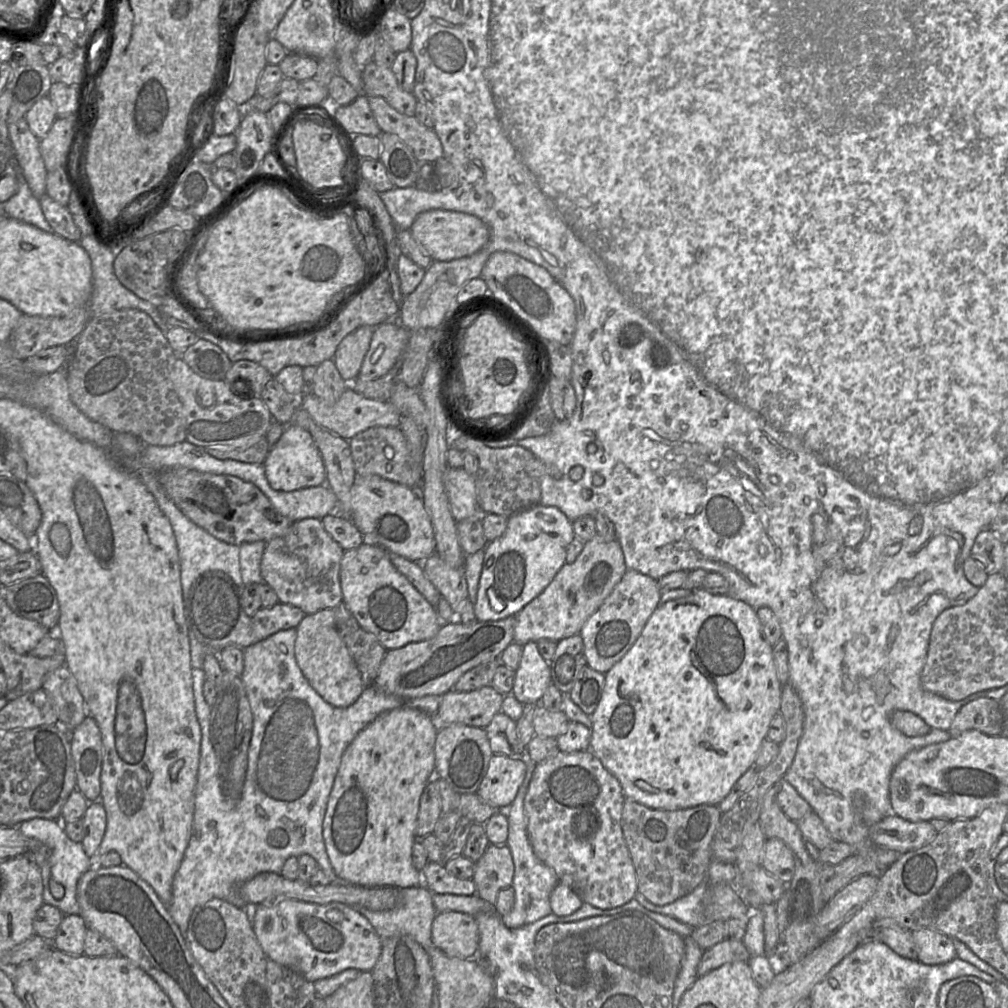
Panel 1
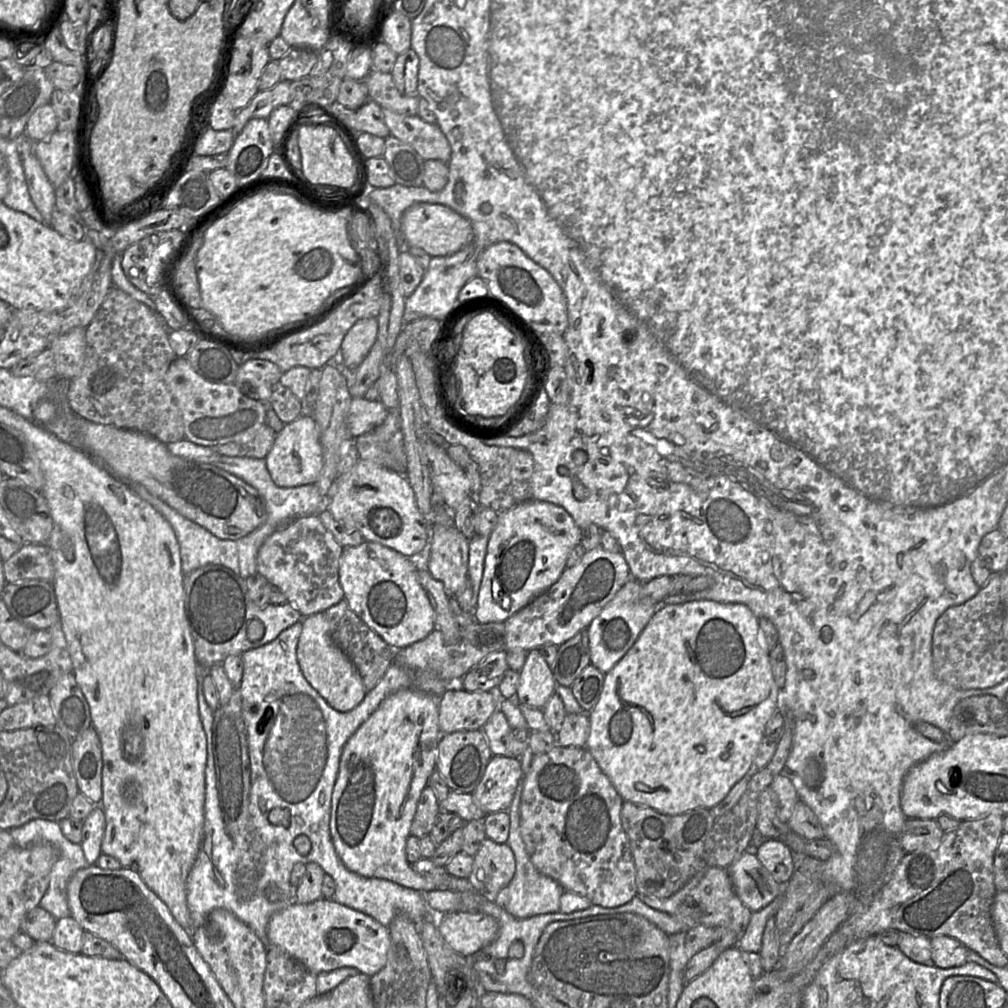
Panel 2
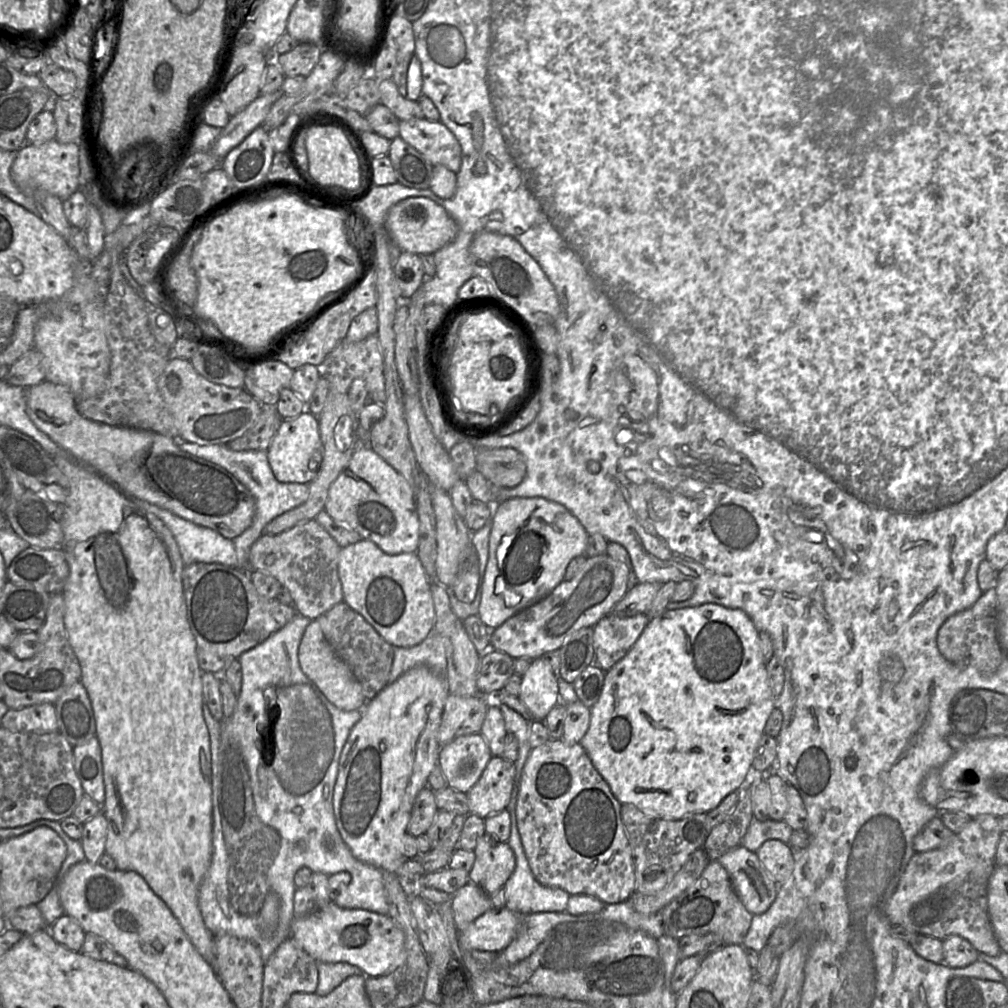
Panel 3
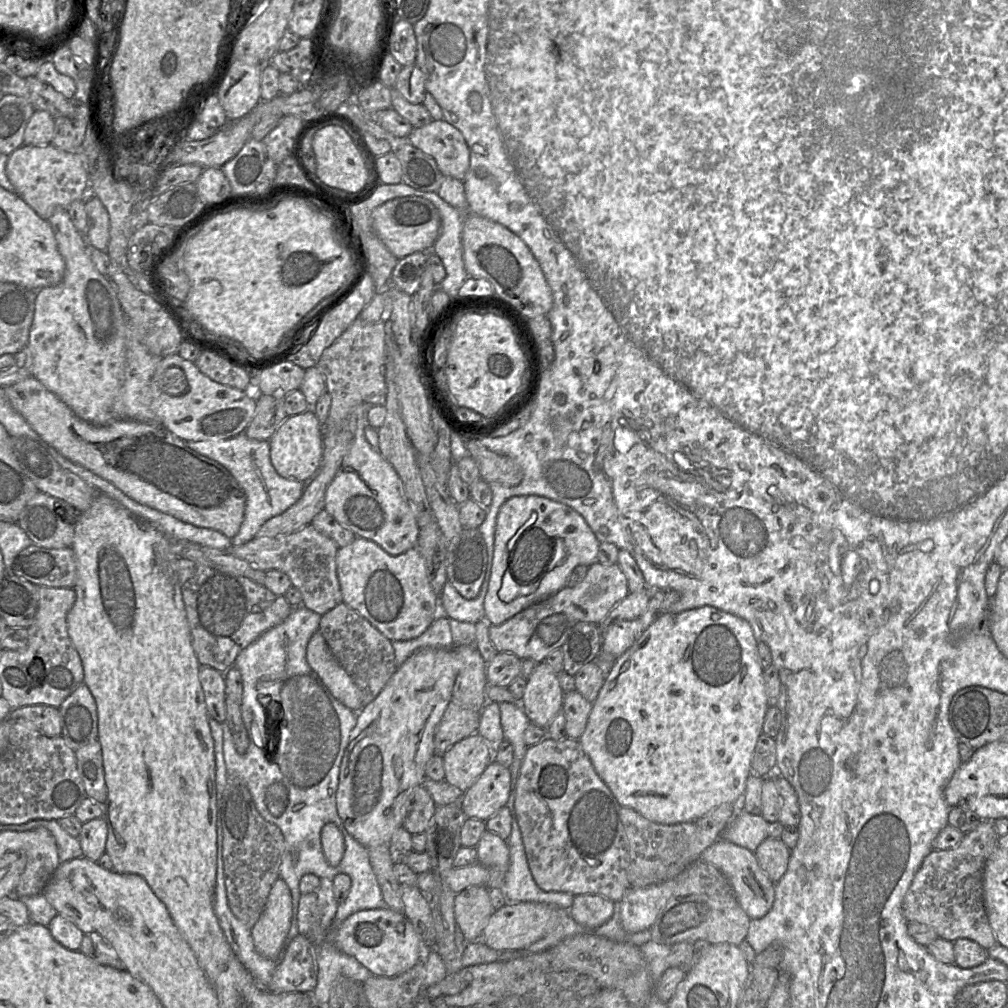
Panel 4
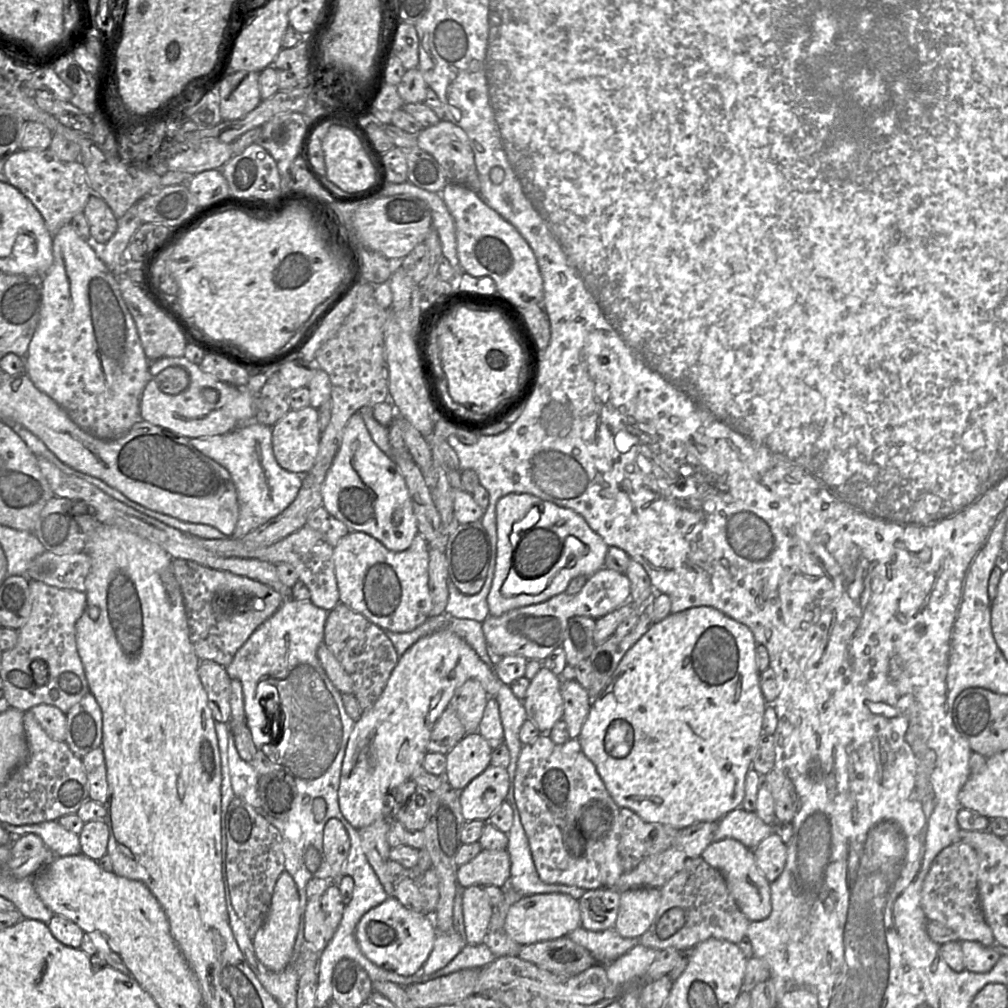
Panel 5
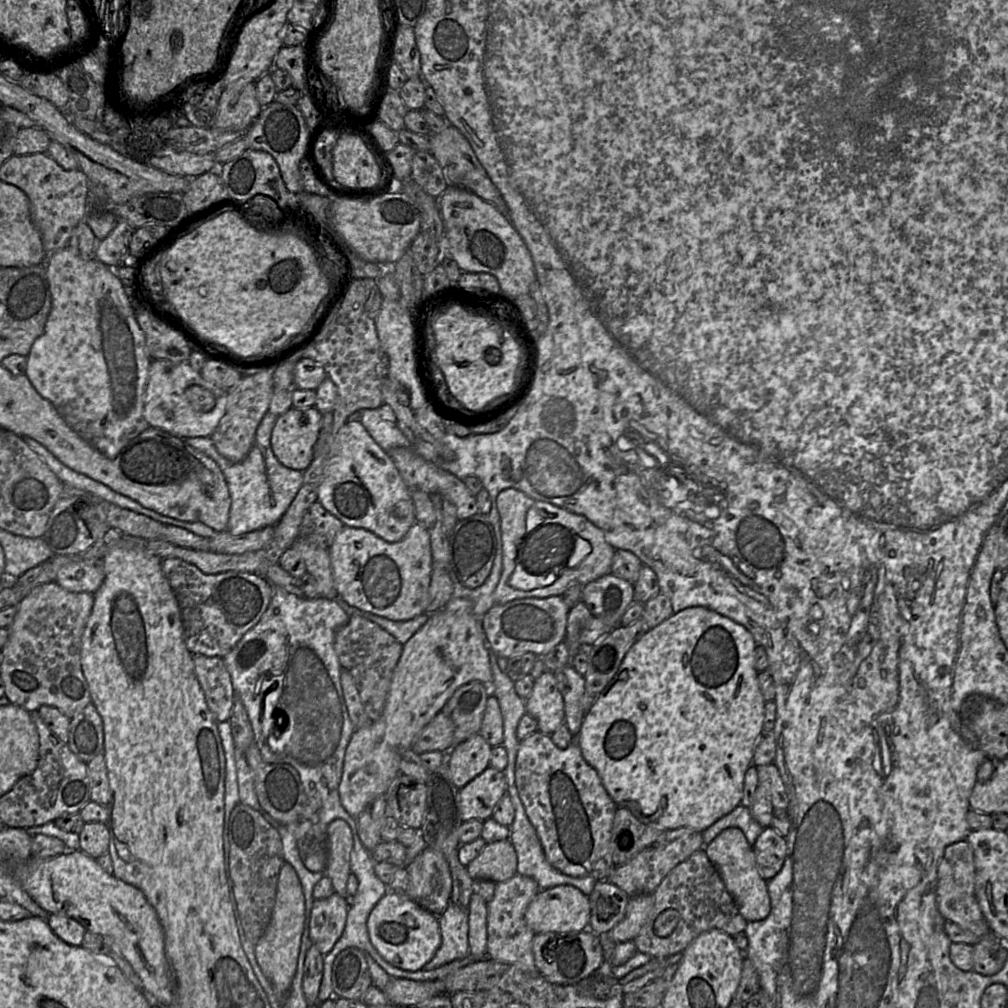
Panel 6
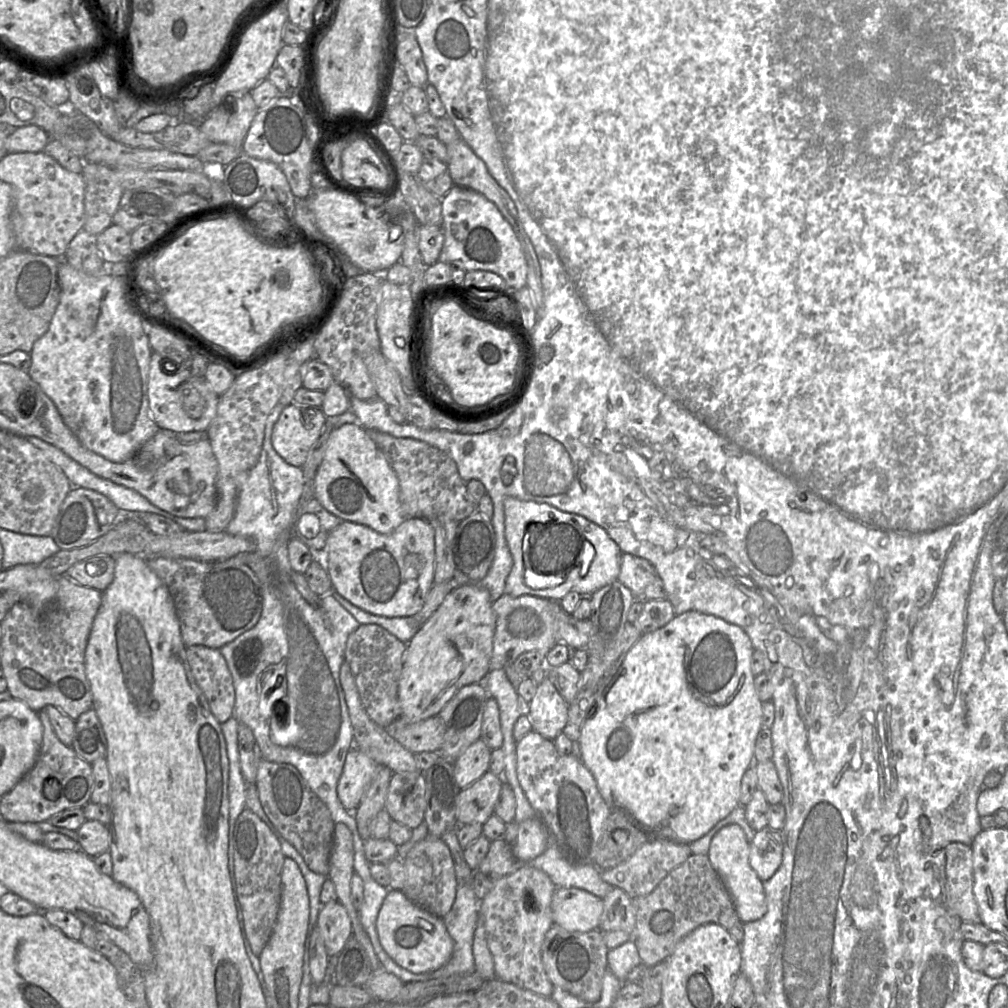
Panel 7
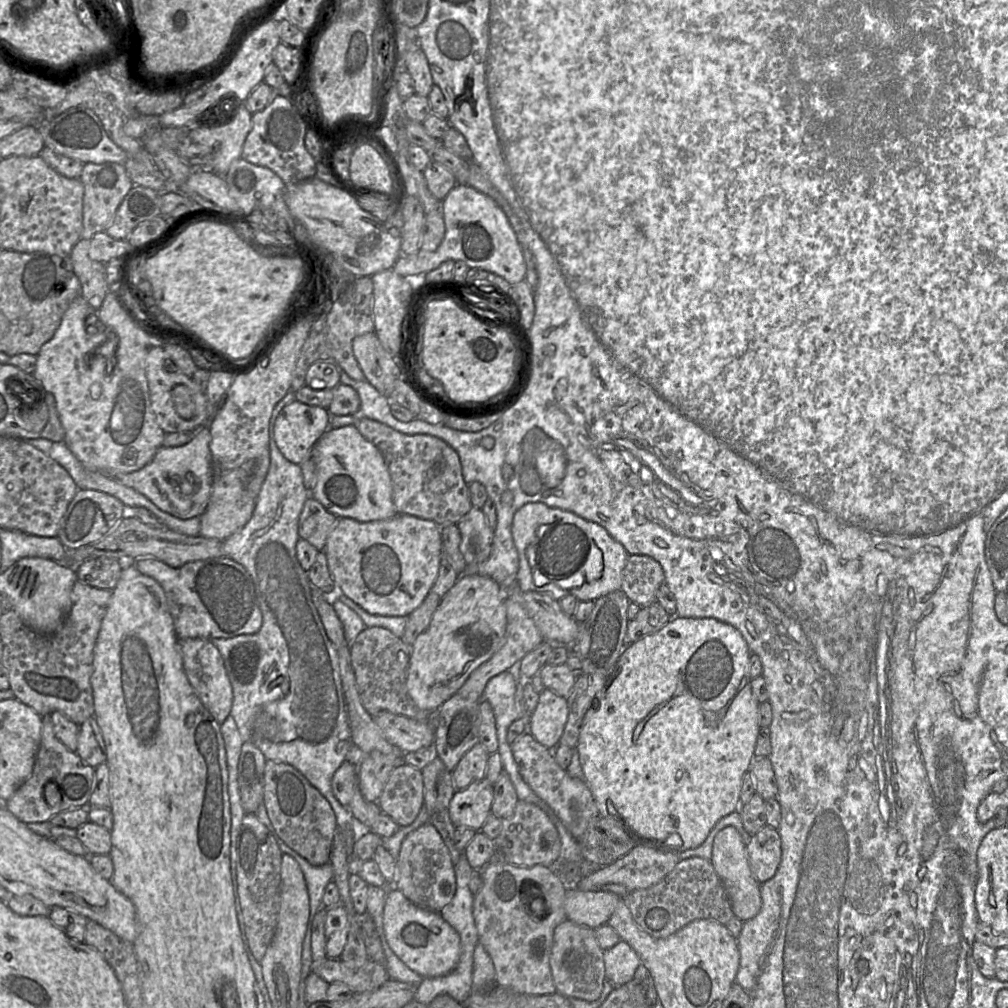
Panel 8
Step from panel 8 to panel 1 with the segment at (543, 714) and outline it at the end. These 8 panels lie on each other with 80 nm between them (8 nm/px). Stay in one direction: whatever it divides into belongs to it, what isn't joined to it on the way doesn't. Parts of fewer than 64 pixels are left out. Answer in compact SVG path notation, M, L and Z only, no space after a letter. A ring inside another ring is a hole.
M528 642L523 645L511 694L522 704L541 704L541 699L551 683L550 664L541 656L537 643Z

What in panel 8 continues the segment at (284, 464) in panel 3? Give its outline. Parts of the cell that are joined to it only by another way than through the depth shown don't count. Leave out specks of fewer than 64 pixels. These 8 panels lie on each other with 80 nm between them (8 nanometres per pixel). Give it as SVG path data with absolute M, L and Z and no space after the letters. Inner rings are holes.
M295 400L278 414L274 439L282 455L299 465L311 456L312 448L329 427L330 413L326 408Z

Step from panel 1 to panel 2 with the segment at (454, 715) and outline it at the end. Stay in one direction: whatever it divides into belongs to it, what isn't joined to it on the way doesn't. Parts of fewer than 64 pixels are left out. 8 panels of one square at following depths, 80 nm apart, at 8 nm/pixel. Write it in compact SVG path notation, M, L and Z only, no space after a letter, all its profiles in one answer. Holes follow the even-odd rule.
M453 685L439 699L441 733L482 729L499 708L499 701L493 691L468 692L459 685Z

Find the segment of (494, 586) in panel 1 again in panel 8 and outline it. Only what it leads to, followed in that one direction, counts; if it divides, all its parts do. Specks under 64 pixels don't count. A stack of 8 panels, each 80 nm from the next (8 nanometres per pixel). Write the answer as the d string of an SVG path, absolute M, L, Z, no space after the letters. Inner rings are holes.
M529 502L515 512L511 531L519 555L516 581L522 591L546 593L556 600L573 595L579 601L595 601L622 589L622 574L629 554L603 526L573 512L553 508L542 502Z

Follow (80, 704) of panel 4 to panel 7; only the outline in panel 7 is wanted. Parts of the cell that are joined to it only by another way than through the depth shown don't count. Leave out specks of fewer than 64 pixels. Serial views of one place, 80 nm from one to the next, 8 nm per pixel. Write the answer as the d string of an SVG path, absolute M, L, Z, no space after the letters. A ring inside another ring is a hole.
M93 708L82 713L75 721L75 732L72 742L72 748L79 757L90 764L100 757L106 758L107 742L105 734L103 732L100 720Z

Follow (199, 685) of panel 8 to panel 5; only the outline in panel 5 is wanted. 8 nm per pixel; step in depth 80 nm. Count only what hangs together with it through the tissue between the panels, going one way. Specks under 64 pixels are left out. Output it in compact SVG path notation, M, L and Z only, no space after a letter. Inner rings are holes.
M200 661L198 675L207 693L208 706L214 720L229 723L231 678L226 669L213 661Z

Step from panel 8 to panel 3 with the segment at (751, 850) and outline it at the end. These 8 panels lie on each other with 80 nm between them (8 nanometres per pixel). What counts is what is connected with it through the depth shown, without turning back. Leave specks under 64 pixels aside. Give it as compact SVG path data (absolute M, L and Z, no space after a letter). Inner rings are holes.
M776 839L767 840L755 853L778 885L784 883L792 874L795 852L788 844Z

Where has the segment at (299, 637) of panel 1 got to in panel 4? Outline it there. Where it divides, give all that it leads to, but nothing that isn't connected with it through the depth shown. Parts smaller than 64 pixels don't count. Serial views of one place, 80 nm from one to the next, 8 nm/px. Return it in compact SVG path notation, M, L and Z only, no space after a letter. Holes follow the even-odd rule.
M319 630L307 644L306 660L339 702L354 712L363 709L360 689L335 658Z

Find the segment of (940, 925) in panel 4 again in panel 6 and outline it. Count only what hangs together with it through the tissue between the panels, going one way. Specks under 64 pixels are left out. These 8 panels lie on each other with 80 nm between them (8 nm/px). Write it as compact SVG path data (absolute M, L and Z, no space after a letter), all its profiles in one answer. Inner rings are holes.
M966 840L950 844L945 848L937 869L936 901L938 910L946 921L953 922L978 937L990 932L975 896L974 853Z

